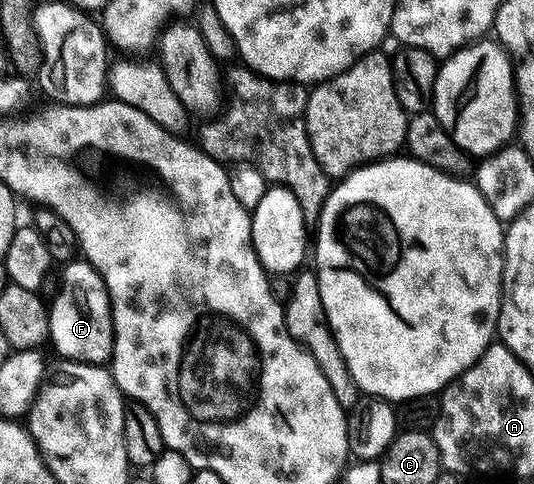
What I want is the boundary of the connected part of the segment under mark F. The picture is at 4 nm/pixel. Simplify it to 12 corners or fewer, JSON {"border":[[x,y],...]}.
{"border":[[84,258],[64,265],[48,343],[66,361],[104,365],[113,315]]}

